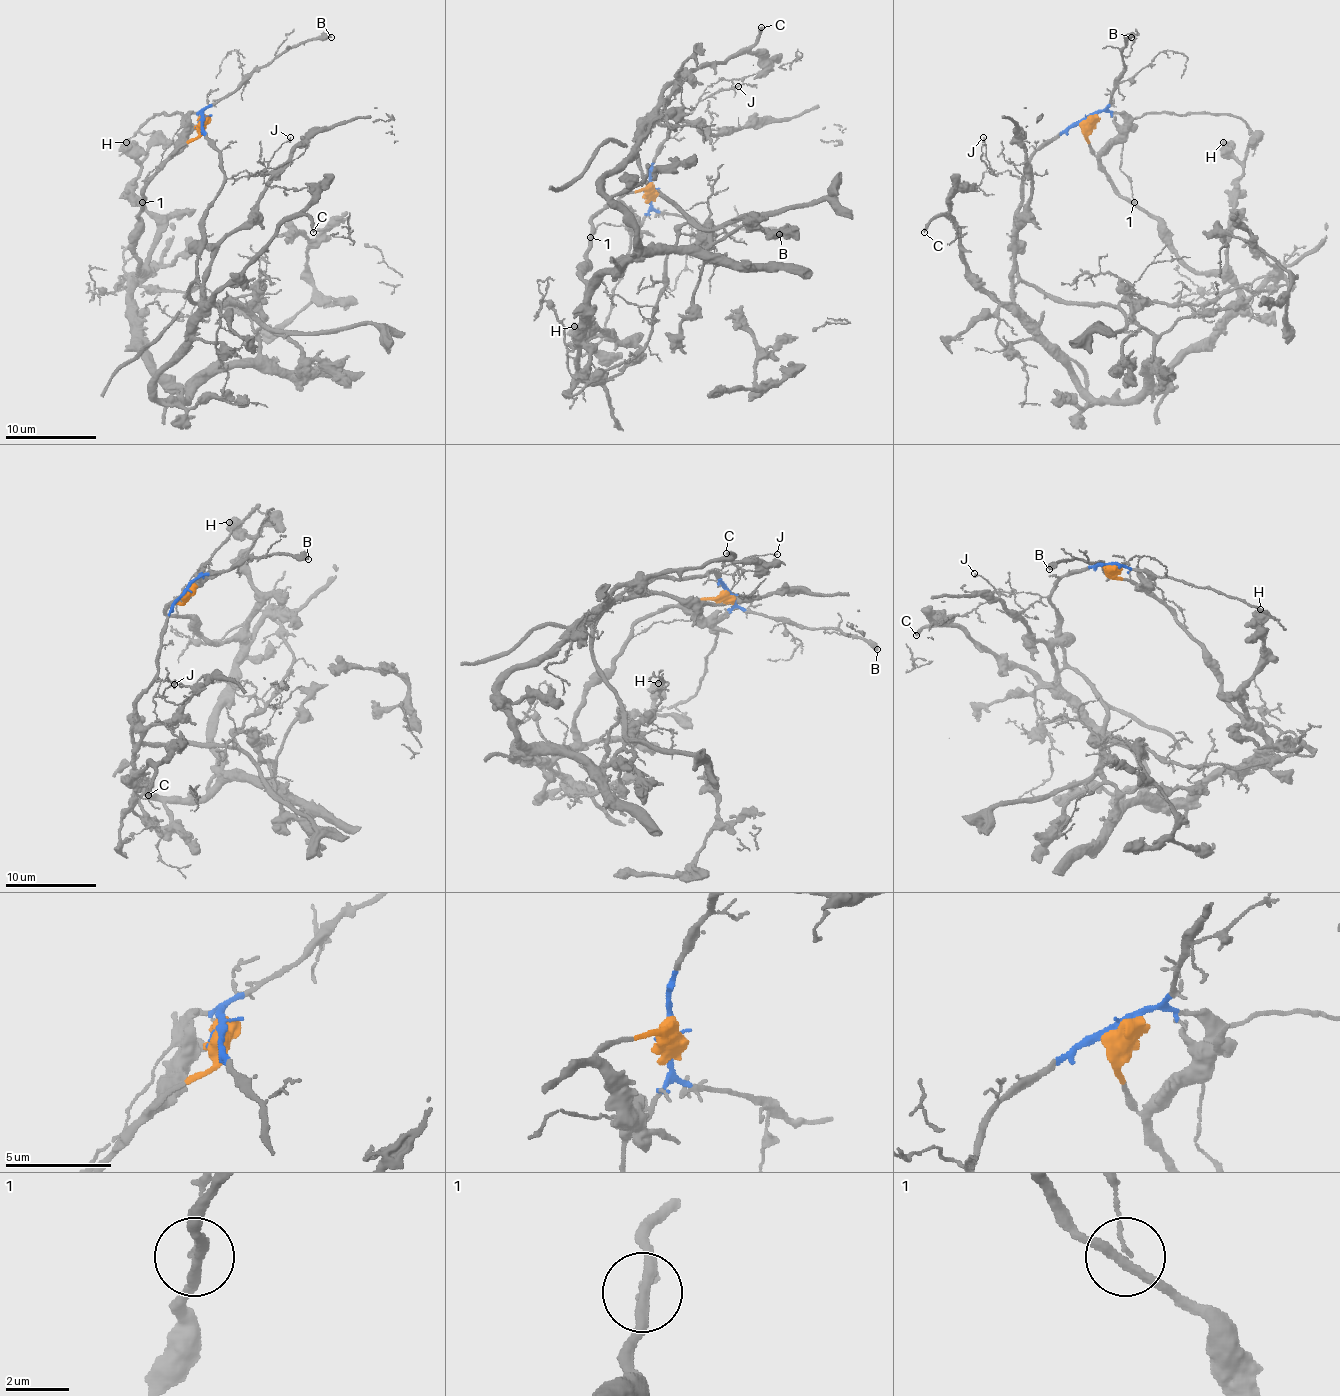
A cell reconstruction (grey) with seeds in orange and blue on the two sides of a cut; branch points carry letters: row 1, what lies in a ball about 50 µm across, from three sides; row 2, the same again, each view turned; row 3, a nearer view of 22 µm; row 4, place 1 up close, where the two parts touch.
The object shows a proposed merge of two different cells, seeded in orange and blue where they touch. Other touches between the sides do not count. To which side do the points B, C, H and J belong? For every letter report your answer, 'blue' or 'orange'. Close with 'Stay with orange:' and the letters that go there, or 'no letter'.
B: blue
C: orange
H: orange
J: blue
Stay with orange: C, H

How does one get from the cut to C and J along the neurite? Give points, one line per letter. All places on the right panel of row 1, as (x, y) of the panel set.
C: (1086, 121), (1120, 194), (1239, 296), (1163, 386), (1095, 399), (981, 287), (951, 221), (924, 233)
J: (1086, 121), (1067, 125), (1045, 143), (1019, 178), (1010, 171), (994, 173), (985, 155), (983, 137)

